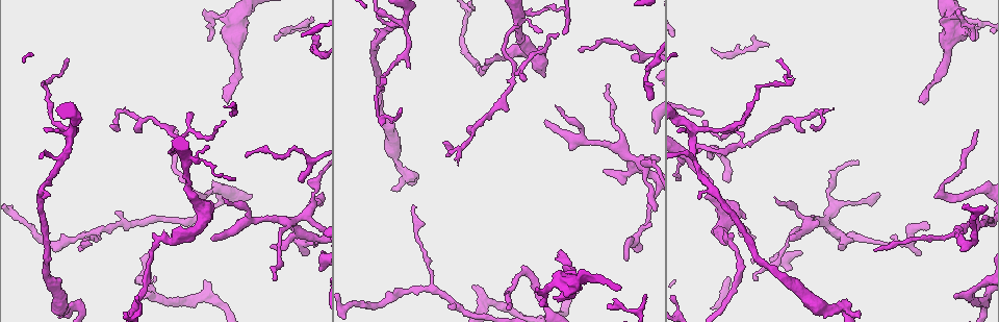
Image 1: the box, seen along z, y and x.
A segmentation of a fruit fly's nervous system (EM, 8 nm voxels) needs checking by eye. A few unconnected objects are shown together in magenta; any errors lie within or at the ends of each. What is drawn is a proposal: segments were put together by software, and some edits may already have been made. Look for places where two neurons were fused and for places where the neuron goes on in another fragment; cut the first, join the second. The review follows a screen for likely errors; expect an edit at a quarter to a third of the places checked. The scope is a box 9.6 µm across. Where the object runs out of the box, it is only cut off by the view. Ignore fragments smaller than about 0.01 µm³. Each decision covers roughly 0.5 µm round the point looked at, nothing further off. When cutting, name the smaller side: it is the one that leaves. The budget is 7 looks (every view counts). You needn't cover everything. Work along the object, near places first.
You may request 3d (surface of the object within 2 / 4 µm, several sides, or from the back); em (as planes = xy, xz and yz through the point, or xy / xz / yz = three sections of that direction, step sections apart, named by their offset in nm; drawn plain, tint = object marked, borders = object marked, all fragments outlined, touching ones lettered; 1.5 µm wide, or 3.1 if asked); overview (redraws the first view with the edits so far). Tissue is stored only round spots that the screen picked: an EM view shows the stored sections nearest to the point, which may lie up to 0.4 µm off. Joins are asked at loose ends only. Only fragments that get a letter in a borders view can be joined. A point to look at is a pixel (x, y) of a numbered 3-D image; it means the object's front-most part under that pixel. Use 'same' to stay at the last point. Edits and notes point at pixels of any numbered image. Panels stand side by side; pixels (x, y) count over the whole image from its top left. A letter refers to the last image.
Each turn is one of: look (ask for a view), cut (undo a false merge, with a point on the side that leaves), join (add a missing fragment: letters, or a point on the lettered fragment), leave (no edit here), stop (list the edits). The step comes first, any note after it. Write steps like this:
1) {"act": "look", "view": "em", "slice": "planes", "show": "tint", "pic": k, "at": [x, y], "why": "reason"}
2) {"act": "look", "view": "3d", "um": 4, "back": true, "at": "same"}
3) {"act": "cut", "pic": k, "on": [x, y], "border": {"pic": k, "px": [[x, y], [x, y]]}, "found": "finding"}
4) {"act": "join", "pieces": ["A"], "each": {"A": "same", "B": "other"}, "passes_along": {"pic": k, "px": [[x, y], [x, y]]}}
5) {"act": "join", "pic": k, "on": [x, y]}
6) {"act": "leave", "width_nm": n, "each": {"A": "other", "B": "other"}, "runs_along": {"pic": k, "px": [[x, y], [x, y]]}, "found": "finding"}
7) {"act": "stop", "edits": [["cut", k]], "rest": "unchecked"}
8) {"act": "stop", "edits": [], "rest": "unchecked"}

{"act": "look", "view": "em", "slice": "planes", "show": "plain", "pic": 1, "at": [411, 207], "why": "thin end"}

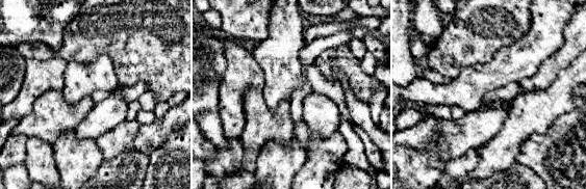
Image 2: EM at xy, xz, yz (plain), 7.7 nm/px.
{"act": "look", "view": "em", "slice": "planes", "show": "borders", "at": "same", "why": "what lies round it"}

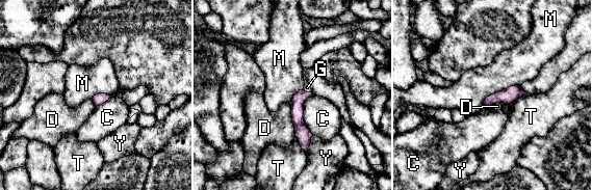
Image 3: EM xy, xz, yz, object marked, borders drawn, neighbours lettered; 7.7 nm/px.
{"act": "join", "pieces": ["G"], "each": {"C": "other", "D": "other", "G": "same", "M": "other", "T": "other", "Y": "other"}, "passes_along": {"pic": 3, "px": [[299, 99], [306, 91], [307, 87]]}, "found": "it goes on there"}

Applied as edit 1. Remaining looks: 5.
{"act": "look", "view": "em", "slice": "planes", "show": "borders", "pic": 1, "at": [523, 42], "why": "sudden change in width"}

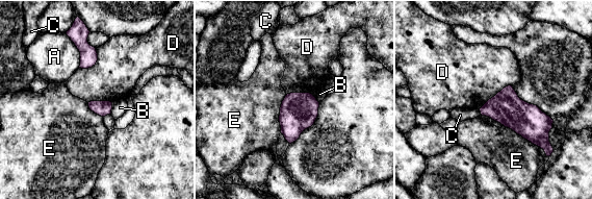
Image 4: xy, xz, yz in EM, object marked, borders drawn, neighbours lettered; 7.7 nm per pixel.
{"act": "leave", "width_nm": 110, "each": {"A": "other", "B": "other", "C": "other", "D": "other", "E": "other"}, "border": {"pic": 4, "px": [[96, 48], [97, 61], [79, 68]]}, "found": "all the same neuron"}

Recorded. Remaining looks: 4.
{"act": "look", "view": "3d", "um": 4, "pic": 1, "at": [954, 295], "why": "branch stops here"}

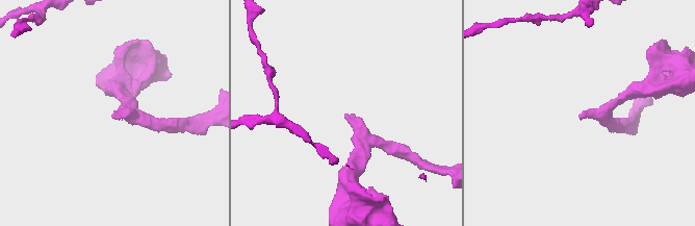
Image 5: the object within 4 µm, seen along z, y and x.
{"act": "look", "view": "em", "slice": "planes", "show": "borders", "pic": 5, "at": [580, 115], "why": "now the EM"}

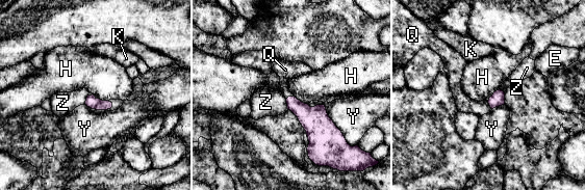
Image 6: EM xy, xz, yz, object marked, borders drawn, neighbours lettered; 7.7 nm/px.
{"act": "join", "pieces": ["Q"], "each": {"E": "other", "H": "other", "K": "other", "Q": "same", "Y": "other", "Z": "other"}, "passes_along": {"pic": 6, "px": [[498, 99], [489, 105], [464, 104]]}, "found": "it goes on there"}

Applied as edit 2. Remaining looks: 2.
{"act": "stop", "edits": [["join", 3], ["join", 6]], "rest": "unchecked"}

